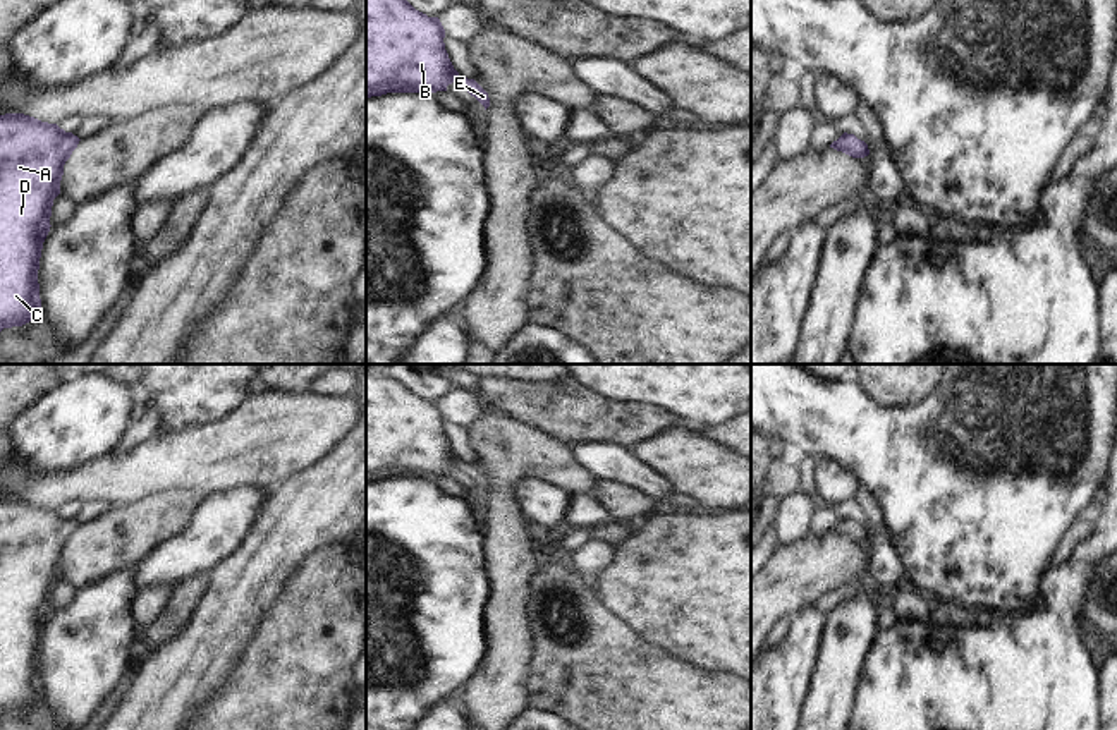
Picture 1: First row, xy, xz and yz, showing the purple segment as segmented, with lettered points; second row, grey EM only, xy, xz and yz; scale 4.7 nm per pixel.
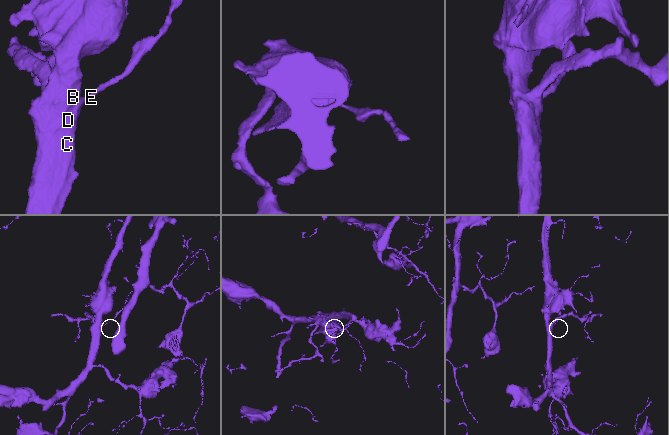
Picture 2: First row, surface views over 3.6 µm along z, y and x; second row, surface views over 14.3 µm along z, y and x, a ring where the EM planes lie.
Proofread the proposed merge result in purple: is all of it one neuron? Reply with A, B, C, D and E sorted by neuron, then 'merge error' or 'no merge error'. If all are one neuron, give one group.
A B C D E; no merge error

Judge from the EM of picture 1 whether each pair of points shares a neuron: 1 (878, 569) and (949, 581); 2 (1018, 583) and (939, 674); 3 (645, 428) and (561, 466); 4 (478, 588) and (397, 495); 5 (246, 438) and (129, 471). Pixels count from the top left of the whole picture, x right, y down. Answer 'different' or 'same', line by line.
1: different
2: different
3: different
4: same
5: same

